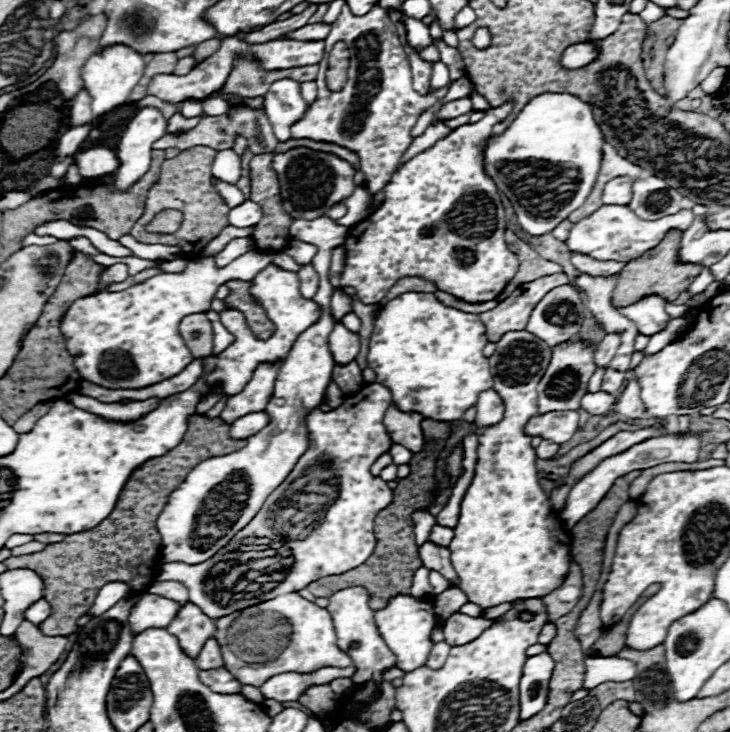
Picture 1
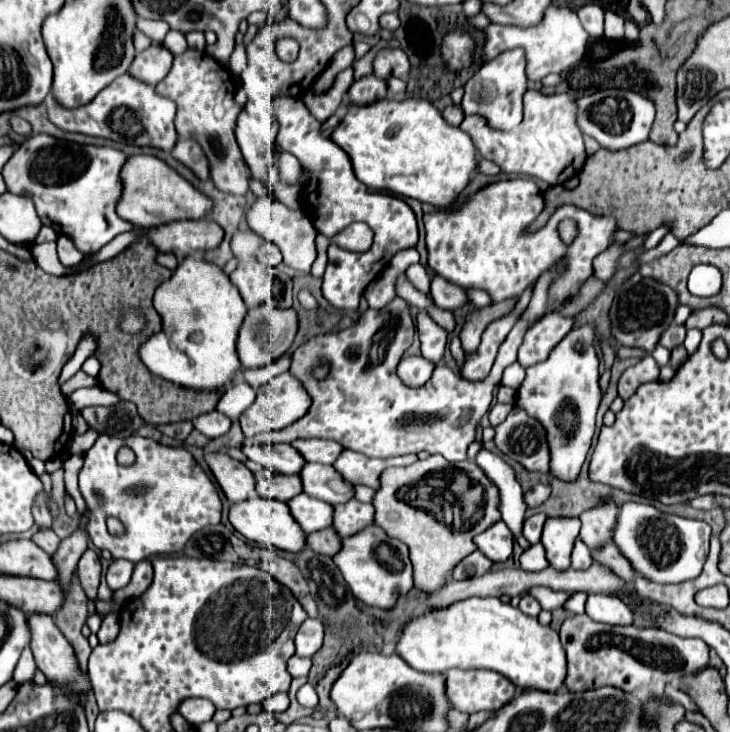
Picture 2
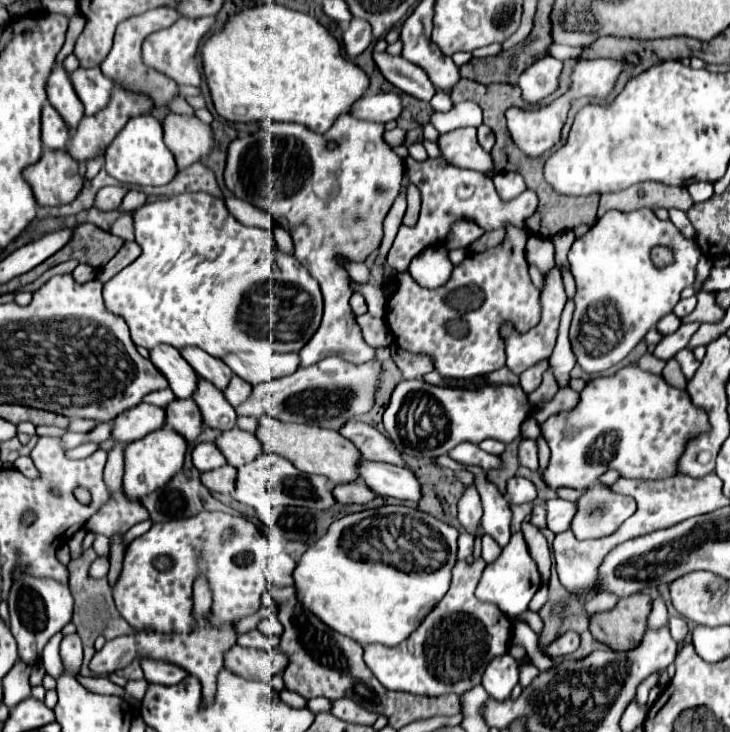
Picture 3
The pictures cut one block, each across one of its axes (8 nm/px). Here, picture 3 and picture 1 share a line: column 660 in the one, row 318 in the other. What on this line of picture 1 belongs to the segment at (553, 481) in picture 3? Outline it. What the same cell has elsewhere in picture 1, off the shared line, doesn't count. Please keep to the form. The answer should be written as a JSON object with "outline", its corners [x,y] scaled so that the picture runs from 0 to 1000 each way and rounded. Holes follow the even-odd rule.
{"outline":[[[553,399],[545,407],[534,410],[515,432],[501,492],[504,503],[515,508],[515,522],[537,533],[537,549],[551,563],[573,563],[581,571],[622,577],[630,574],[633,566],[652,552],[658,536],[674,530],[668,489],[660,484],[660,475],[666,470],[666,451],[655,429],[638,429],[625,421],[605,418],[589,399]]]}

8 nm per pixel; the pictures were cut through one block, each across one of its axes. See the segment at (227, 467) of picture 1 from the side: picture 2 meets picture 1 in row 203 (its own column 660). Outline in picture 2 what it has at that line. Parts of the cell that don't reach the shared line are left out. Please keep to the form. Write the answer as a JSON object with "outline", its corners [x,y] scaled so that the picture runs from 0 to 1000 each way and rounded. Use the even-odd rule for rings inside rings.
{"outline":[[[921,443],[912,451],[912,456],[907,459],[904,470],[912,473],[912,475],[923,475],[923,473],[929,473],[929,470],[937,467],[937,459],[940,459],[940,448],[937,445],[929,445],[929,443]]]}

